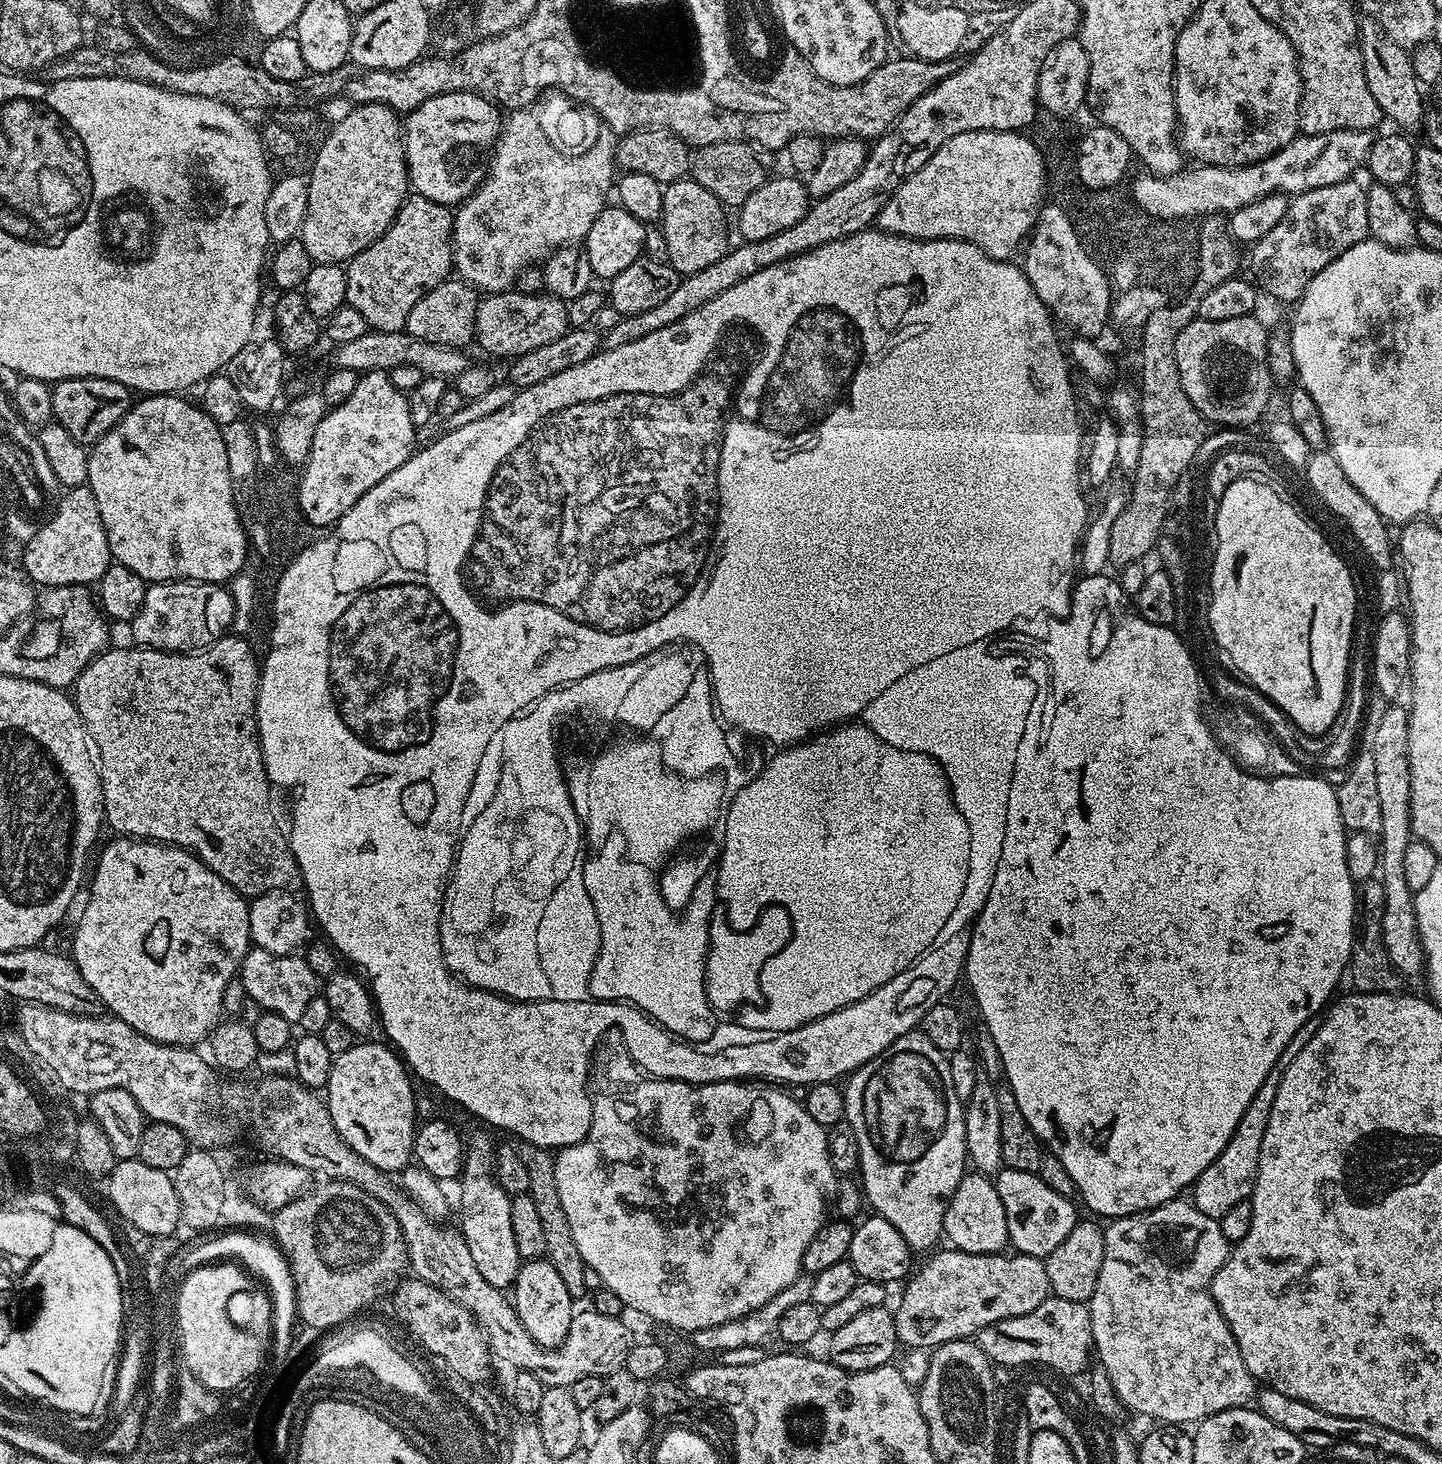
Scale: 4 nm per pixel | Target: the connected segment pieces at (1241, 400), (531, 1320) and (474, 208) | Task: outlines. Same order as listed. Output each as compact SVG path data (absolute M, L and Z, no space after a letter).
M1255 315L1243 316L1242 318L1225 318L1223 322L1210 322L1209 320L1195 319L1185 329L1178 334L1177 345L1175 353L1177 354L1178 374L1181 375L1182 390L1186 390L1186 398L1190 398L1190 402L1194 402L1194 406L1204 416L1205 421L1218 424L1216 426L1223 426L1225 429L1247 429L1247 424L1252 424L1264 411L1268 408L1268 399L1272 396L1272 387L1274 381L1272 379L1272 371L1268 365L1268 342L1270 339L1270 332L1264 329L1264 324L1260 320L1256 320Z
M548 1258L525 1260L516 1275L516 1283L511 1285L510 1299L515 1307L526 1334L543 1348L556 1348L566 1338L574 1315L574 1301Z
M553 91L551 94L541 95L528 107L509 111L503 117L500 135L497 136L490 153L490 159L487 161L484 183L476 189L470 199L464 201L455 209L452 218L452 262L455 275L481 293L506 292L515 285L516 276L524 268L543 261L558 248L565 245L575 245L577 242L583 241L584 235L590 230L590 226L594 226L594 218L598 218L598 214L606 207L607 200L604 199L607 196L609 199L610 189L614 184L612 168L614 169L617 143L618 140L612 131L612 127L593 108L586 108L583 104L576 103L575 100L565 96L563 92Z

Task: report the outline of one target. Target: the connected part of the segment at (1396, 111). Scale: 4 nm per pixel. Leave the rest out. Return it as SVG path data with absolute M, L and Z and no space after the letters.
M1366 22L1361 25L1361 41L1360 49L1363 56L1363 72L1366 74L1366 84L1370 89L1370 94L1373 95L1375 102L1381 110L1381 115L1386 119L1394 122L1396 125L1402 127L1399 129L1408 130L1404 128L1419 129L1423 125L1424 114L1426 111L1426 104L1422 100L1421 85L1416 78L1413 70L1411 55L1407 49L1404 49L1389 40L1388 37L1380 31L1377 26L1371 22Z

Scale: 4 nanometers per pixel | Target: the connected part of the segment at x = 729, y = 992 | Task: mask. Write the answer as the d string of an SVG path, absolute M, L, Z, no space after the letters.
M772 904L764 909L754 927L735 929L726 920L724 913L715 912L708 937L708 956L705 964L705 984L710 1002L721 1011L736 1000L746 1000L752 996L752 988L760 980L761 970L777 953L781 952L792 936L792 919L789 911L780 904Z

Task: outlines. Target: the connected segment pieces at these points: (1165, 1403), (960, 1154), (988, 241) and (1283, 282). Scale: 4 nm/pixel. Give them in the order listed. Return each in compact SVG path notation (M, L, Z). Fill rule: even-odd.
M1177 1198L1175 1200L1168 1200L1161 1207L1149 1209L1147 1212L1117 1217L1109 1224L1111 1225L1107 1225L1104 1231L1105 1251L1102 1258L1102 1270L1098 1270L1098 1286L1094 1286L1094 1294L1086 1303L1088 1305L1088 1313L1090 1314L1090 1337L1091 1343L1094 1345L1094 1352L1096 1350L1098 1360L1104 1363L1106 1370L1109 1371L1113 1388L1117 1392L1117 1398L1124 1404L1125 1409L1129 1413L1141 1412L1142 1415L1156 1420L1152 1422L1163 1422L1168 1426L1192 1426L1206 1419L1207 1416L1213 1416L1227 1408L1243 1408L1251 1405L1258 1396L1258 1381L1255 1376L1250 1374L1246 1362L1242 1362L1242 1354L1238 1350L1234 1334L1212 1297L1211 1283L1214 1274L1218 1274L1218 1270L1231 1256L1232 1249L1227 1238L1222 1234L1219 1220L1202 1214L1191 1201ZM1152 1224L1168 1224L1168 1232L1164 1232L1164 1236L1152 1236ZM1184 1224L1192 1224L1192 1232L1184 1232ZM1152 1240L1164 1240L1164 1244L1160 1244L1160 1248L1156 1248L1156 1244L1152 1244ZM1136 1260L1140 1260L1140 1272L1144 1272L1144 1264L1148 1264L1148 1260L1158 1260L1160 1262L1160 1264L1152 1264L1152 1268L1156 1268L1156 1272L1152 1272L1152 1276L1156 1276L1156 1280L1164 1280L1164 1284L1160 1284L1160 1288L1164 1288L1164 1292L1158 1292L1158 1286L1156 1286L1154 1292L1148 1292L1148 1276L1136 1276ZM1166 1268L1188 1268L1188 1270L1186 1272L1170 1272L1170 1282L1168 1282L1164 1278L1164 1274L1168 1272ZM1132 1284L1134 1284L1134 1288L1136 1288L1136 1284L1140 1284L1144 1288L1144 1292L1148 1292L1148 1296L1152 1296L1152 1300L1150 1302L1140 1302L1138 1298L1134 1298L1134 1304L1132 1304L1132 1298L1130 1298Z
M913 1030L851 1073L843 1090L844 1114L854 1130L854 1138L858 1138L858 1176L870 1208L872 1204L871 1211L886 1218L886 1222L890 1222L890 1226L894 1226L894 1230L906 1238L913 1253L920 1254L932 1247L935 1249L935 1244L944 1236L948 1199L966 1174L964 1162L966 1164L969 1159L964 1129L965 1105L958 1094L954 1094L948 1056L939 1052L923 1032Z
M967 132L966 134L958 134L954 138L947 140L946 143L942 145L925 164L919 165L915 170L917 172L914 173L913 176L912 173L905 175L904 179L901 180L900 185L898 186L898 190L894 190L894 194L885 202L884 209L880 211L878 217L879 227L883 229L883 231L892 232L896 236L911 236L913 240L965 240L974 246L978 246L987 256L994 258L995 260L1008 260L1009 258L1012 258L1012 255L1016 252L1016 247L1018 247L1019 244L1021 247L1021 245L1025 243L1026 237L1031 233L1032 229L1035 228L1036 221L1040 219L1040 209L1046 200L1044 156L1039 149L1036 148L1034 142L1027 135L1021 134L1020 132Z
M1356 180L1297 193L1288 203L1286 215L1269 234L1251 247L1252 273L1256 286L1280 302L1297 303L1314 275L1320 273L1351 246L1366 240L1366 190Z

